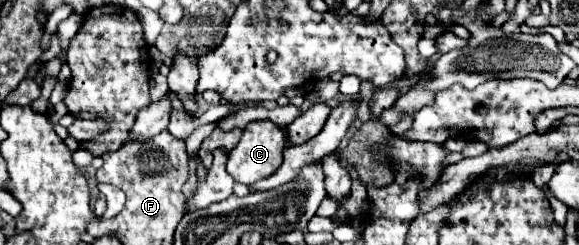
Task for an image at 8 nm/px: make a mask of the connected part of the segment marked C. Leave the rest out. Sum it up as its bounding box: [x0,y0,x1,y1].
[226,121,286,185]

